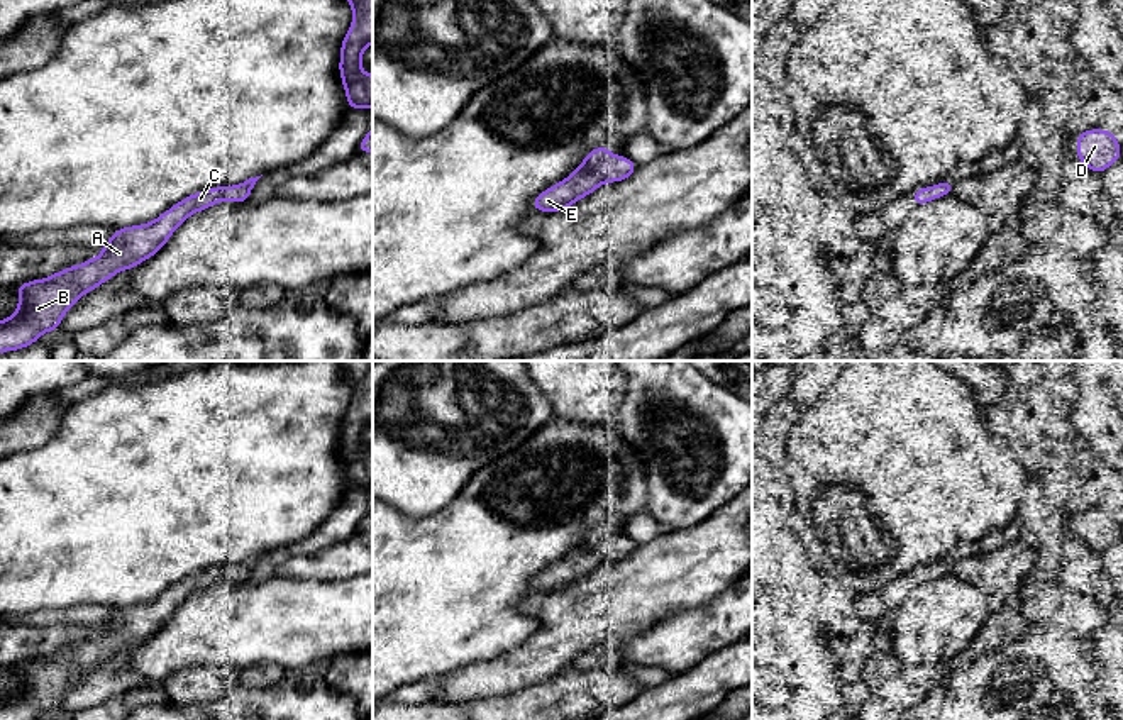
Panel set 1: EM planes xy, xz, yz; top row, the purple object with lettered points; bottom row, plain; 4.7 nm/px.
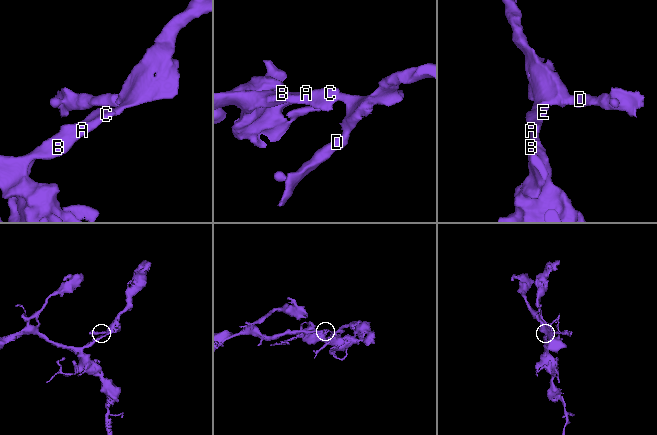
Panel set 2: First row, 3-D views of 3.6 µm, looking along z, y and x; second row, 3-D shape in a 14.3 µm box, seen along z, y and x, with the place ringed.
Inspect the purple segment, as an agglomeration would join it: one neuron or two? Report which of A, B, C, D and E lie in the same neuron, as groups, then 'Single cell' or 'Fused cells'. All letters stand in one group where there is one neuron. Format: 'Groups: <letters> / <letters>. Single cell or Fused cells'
Groups: A B C D E. Single cell

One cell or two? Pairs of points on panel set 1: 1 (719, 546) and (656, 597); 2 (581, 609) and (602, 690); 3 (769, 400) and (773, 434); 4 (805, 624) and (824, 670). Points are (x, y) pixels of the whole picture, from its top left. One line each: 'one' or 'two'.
1: one
2: two
3: two
4: one

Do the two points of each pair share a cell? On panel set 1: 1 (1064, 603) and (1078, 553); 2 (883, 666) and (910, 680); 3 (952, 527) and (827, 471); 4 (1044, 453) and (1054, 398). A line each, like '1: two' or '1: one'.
1: two
2: two
3: one
4: one

